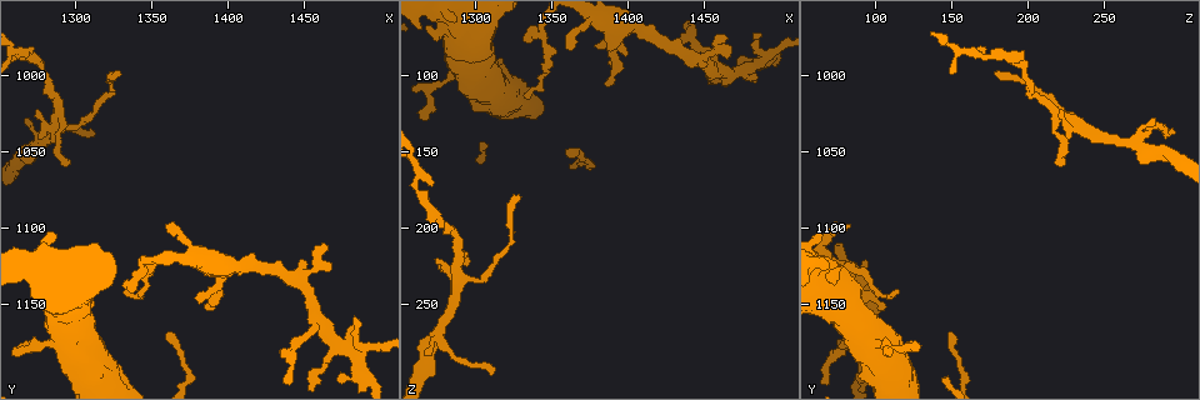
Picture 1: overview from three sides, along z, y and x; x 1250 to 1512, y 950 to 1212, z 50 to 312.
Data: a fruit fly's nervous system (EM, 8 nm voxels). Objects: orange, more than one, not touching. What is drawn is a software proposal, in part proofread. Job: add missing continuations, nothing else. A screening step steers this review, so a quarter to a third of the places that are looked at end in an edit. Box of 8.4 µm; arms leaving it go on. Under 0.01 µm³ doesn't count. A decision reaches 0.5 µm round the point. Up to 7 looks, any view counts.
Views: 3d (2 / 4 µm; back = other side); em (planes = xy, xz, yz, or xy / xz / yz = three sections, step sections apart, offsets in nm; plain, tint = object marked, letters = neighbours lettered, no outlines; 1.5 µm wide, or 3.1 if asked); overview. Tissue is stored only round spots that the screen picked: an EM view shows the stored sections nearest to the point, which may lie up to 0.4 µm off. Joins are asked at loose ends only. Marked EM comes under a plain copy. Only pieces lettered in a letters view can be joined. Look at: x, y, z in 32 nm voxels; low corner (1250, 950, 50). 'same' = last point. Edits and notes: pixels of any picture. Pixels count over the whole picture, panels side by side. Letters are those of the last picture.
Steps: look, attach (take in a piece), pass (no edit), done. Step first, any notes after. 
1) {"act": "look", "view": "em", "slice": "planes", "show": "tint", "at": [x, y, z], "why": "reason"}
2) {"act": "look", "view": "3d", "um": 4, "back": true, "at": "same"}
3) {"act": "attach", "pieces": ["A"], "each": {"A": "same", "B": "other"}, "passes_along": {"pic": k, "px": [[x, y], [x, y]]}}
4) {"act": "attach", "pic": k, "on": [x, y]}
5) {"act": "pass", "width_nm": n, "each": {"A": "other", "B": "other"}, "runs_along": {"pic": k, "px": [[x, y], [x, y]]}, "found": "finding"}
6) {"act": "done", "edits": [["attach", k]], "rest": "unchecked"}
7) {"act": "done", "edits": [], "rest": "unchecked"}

{"act": "look", "view": "em", "slice": "yz", "step": 4, "show": "letters", "at": [1380, 1148, 80], "why": "an open end"}

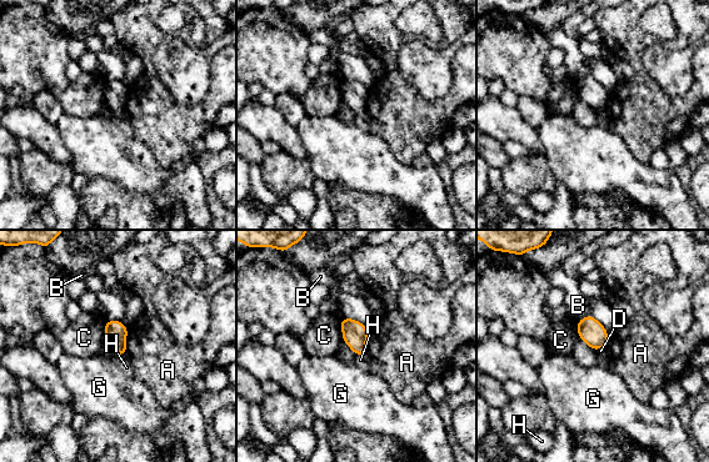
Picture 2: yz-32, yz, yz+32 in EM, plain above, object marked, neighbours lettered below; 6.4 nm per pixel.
{"act": "look", "view": "em", "slice": "planes", "show": "letters", "at": "same"}

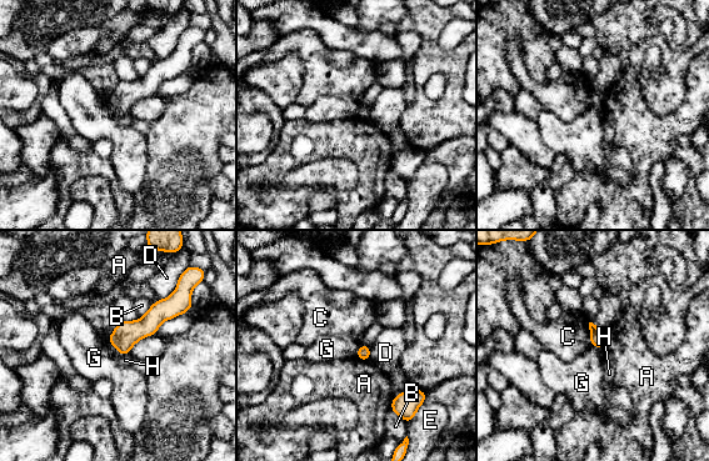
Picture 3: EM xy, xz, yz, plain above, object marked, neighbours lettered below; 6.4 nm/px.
{"act": "pass", "each": {"A": "other", "B": "other", "C": "other", "D": "other", "E": "other", "G": "other", "H": "other"}, "border": {"pic": 3, "px": [[106, 339], [120, 355]]}, "found": "none of them fits"}

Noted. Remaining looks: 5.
{"act": "look", "view": "3d", "um": 4, "at": [1326, 998, 176], "why": "end of a long branch"}

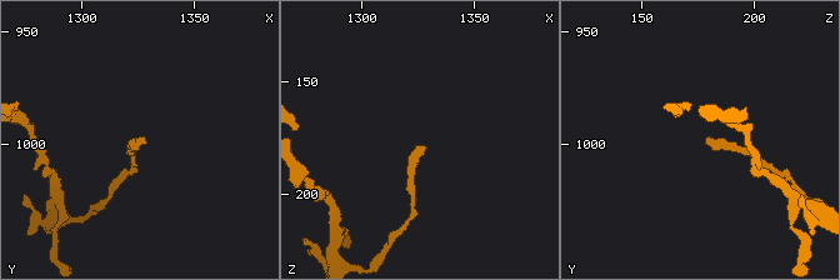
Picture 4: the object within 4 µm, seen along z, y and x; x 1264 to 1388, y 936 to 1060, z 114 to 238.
{"act": "look", "view": "em", "slice": "xz", "step": 8, "show": "letters", "at": [1327, 997, 178], "why": "now the EM"}

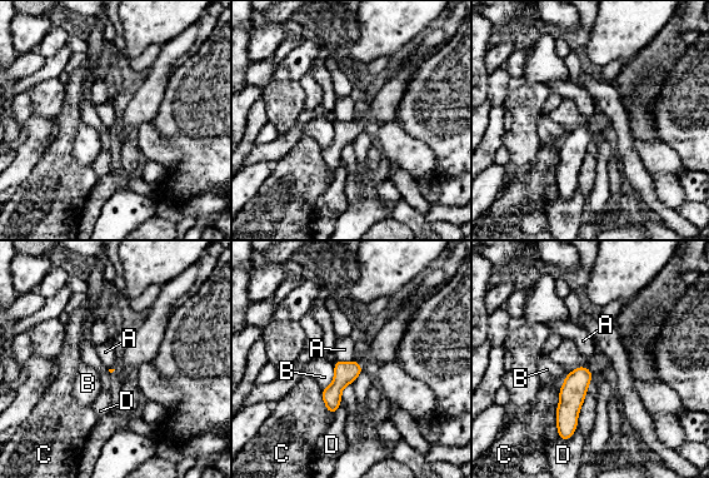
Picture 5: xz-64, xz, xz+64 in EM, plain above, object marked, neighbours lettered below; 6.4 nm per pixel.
{"act": "pass", "each": {"A": "other", "B": "other", "C": "other", "D": "other"}, "border": {"pic": 5, "px": [[336, 359], [353, 361]]}, "found": "no lettered piece goes on from it"}

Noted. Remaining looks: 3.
{"act": "look", "view": "3d", "um": 2, "at": [1266, 1028, 282], "why": "an open end"}

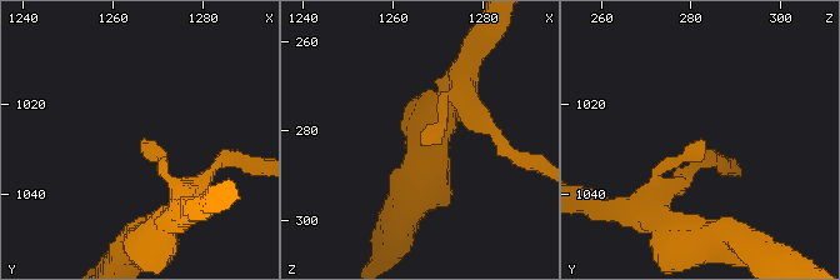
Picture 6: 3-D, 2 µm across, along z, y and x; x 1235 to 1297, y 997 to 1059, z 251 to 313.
{"act": "look", "view": "em", "slice": "yz", "step": 4, "show": "tint", "at": [1268, 1028, 283]}

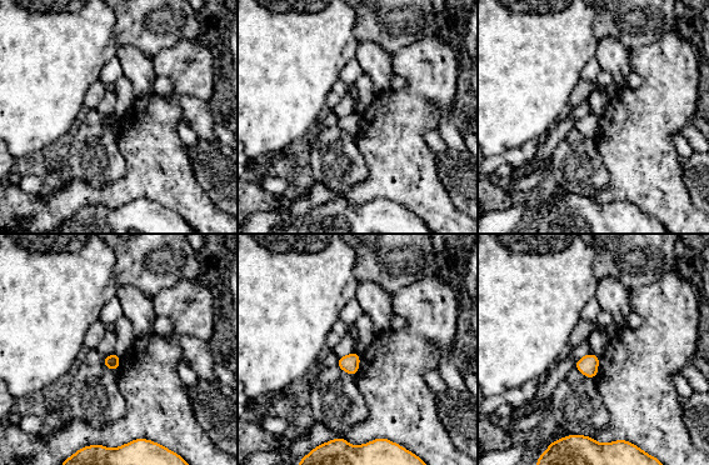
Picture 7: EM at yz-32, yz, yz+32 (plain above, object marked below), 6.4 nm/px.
{"act": "look", "view": "em", "slice": "planes", "show": "letters", "at": "same", "why": "another direction"}

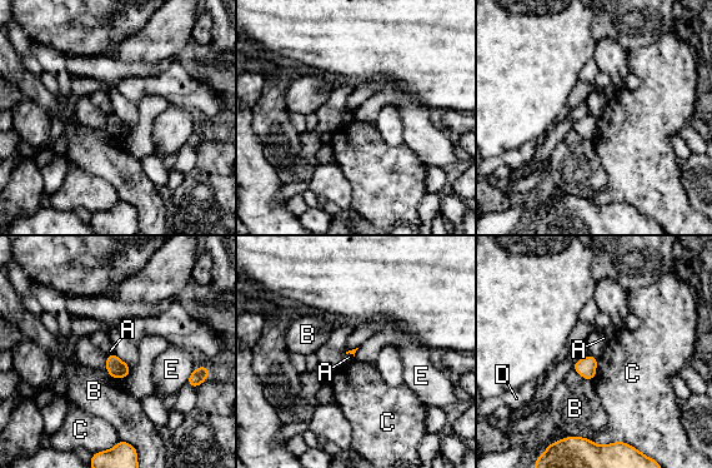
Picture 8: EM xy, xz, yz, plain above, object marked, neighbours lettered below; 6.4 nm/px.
{"act": "pass", "each": {"A": "other", "B": "other", "C": "other", "D": "other", "E": "other"}, "border": {"pic": 8, "px": [[200, 364], [186, 382]]}, "found": "no lettered piece goes on from it"}

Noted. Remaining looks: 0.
{"act": "done", "edits": [], "rest": "unchecked"}

